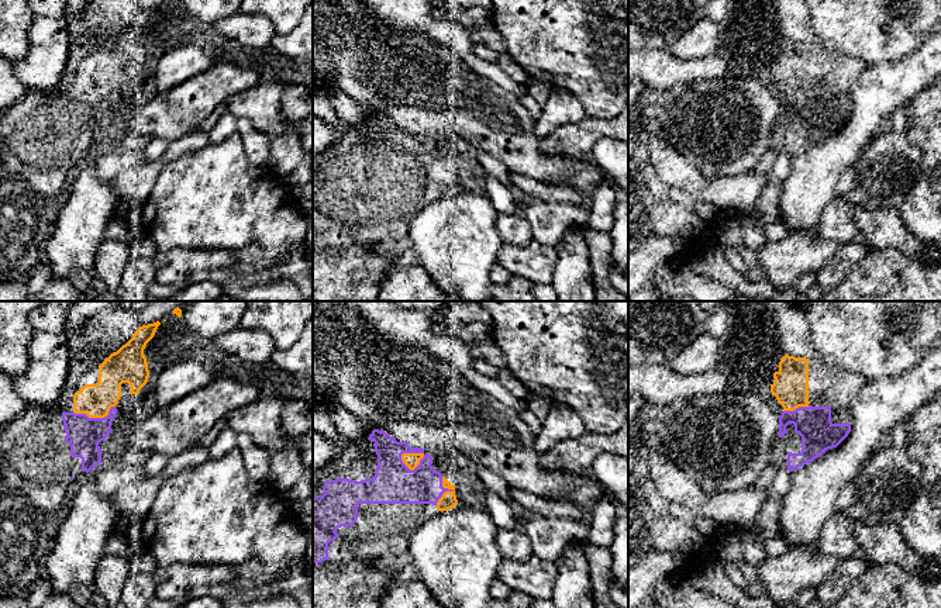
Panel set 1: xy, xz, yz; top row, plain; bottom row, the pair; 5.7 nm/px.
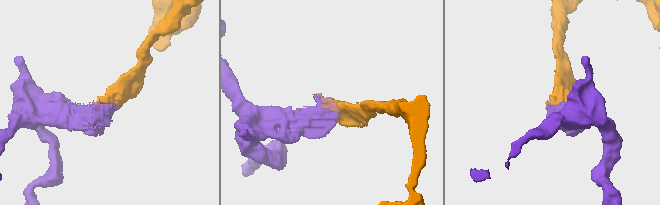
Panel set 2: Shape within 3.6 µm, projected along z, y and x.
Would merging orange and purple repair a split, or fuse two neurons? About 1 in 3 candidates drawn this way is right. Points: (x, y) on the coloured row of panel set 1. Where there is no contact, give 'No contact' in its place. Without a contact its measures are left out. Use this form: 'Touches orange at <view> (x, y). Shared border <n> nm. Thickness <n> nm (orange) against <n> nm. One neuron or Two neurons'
Touches orange at xz (410, 453). Shared border 150 nm. Thickness 90 nm (orange) against 240 nm. One neuron

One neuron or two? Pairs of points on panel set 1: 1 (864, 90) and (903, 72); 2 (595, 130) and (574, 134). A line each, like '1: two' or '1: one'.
1: one
2: one

